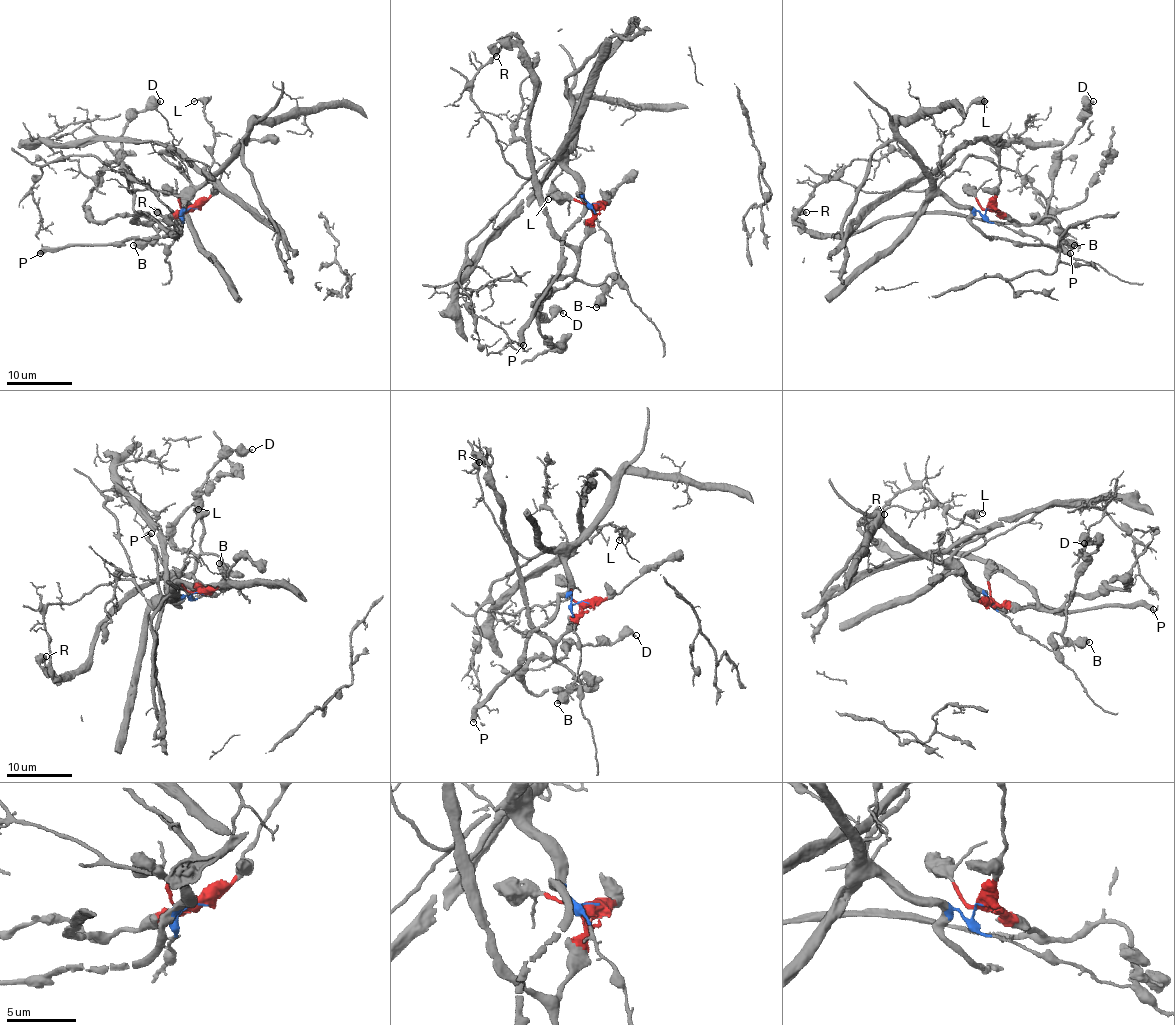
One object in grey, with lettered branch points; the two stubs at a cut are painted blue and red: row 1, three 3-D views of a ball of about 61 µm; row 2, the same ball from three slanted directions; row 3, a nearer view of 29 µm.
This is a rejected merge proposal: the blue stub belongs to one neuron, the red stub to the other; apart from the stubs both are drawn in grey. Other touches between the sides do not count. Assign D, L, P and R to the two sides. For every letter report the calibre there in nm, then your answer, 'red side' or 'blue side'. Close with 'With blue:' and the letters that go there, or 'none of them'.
D: 360 nm | red side
L: 150 nm | blue side
P: 440 nm | blue side
R: 650 nm | red side
With blue: L, P

